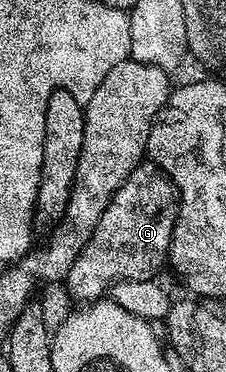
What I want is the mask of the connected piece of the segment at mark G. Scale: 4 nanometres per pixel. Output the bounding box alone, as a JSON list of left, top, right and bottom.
[63,162,179,305]

